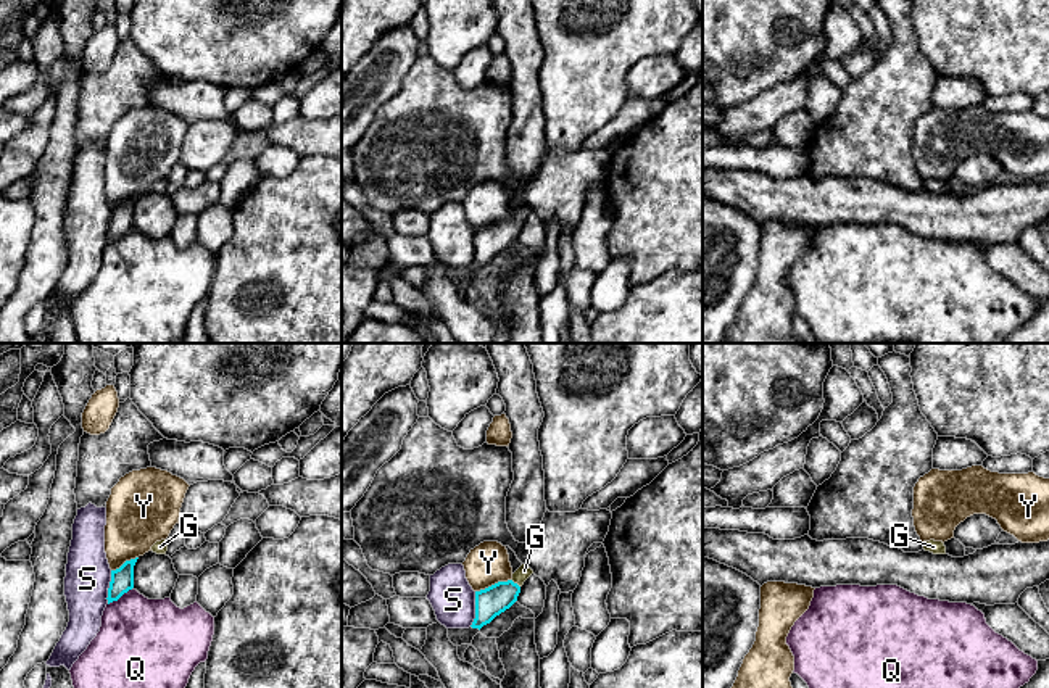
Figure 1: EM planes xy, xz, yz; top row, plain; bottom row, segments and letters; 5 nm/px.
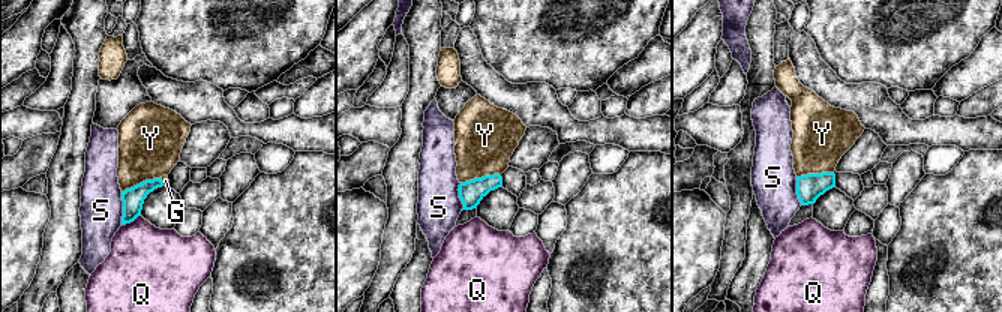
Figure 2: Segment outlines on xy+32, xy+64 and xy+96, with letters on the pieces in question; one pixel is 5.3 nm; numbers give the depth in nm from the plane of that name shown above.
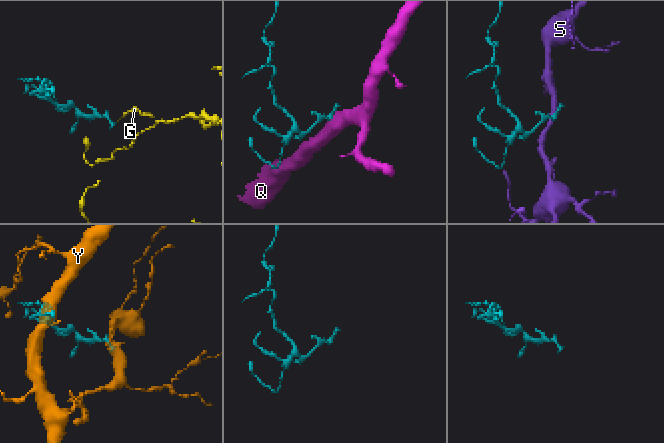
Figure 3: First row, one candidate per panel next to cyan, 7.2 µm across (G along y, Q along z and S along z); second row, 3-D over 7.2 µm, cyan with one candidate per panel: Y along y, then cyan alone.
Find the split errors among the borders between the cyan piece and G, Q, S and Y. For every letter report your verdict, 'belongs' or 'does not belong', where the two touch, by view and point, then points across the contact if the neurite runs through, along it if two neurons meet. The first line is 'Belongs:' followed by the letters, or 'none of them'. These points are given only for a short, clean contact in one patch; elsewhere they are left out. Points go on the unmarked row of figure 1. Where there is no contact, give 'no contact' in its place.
Belongs: G
G: belongs | xz (516, 223) | across xz (492, 240), (516, 223), (524, 210)
Q: does not belong | xy (120, 236)
S: does not belong | xz (476, 248)
Y: does not belong | xz (492, 224)

